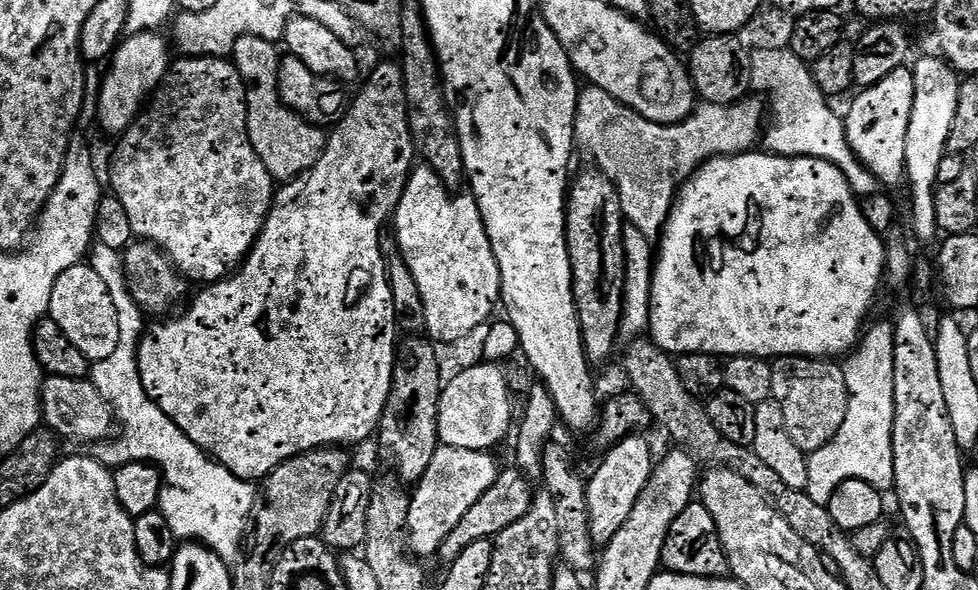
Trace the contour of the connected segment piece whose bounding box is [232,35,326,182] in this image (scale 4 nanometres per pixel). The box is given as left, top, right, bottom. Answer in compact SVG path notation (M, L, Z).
M246 35L237 40L232 61L243 78L246 90L247 132L250 134L250 142L258 158L262 158L273 181L287 182L316 165L324 152L326 132L323 127L309 124L298 113L291 112L281 100L277 78L280 54L277 54L275 49L277 47L273 42Z

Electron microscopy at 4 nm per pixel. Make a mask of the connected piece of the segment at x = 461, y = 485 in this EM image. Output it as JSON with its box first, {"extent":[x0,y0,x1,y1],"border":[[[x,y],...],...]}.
{"extent":[407,446,498,557],"border":[[[454,446],[437,448],[426,474],[422,474],[420,483],[410,492],[407,547],[413,557],[435,557],[450,530],[462,522],[462,514],[466,514],[466,510],[470,510],[470,506],[474,506],[490,486],[494,486],[498,467],[492,455],[488,450],[475,452]]]}

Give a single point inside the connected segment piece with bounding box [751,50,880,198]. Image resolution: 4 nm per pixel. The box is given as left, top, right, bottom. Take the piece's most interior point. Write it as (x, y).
(803, 124)

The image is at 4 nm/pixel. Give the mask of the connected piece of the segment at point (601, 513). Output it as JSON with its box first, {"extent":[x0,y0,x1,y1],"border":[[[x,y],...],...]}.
{"extent":[587,434,654,546],"border":[[[629,434],[625,440],[607,449],[604,461],[596,468],[596,473],[587,481],[589,504],[589,534],[596,546],[605,546],[614,534],[626,523],[634,504],[646,487],[654,467],[652,448],[643,440],[643,435]]]}

